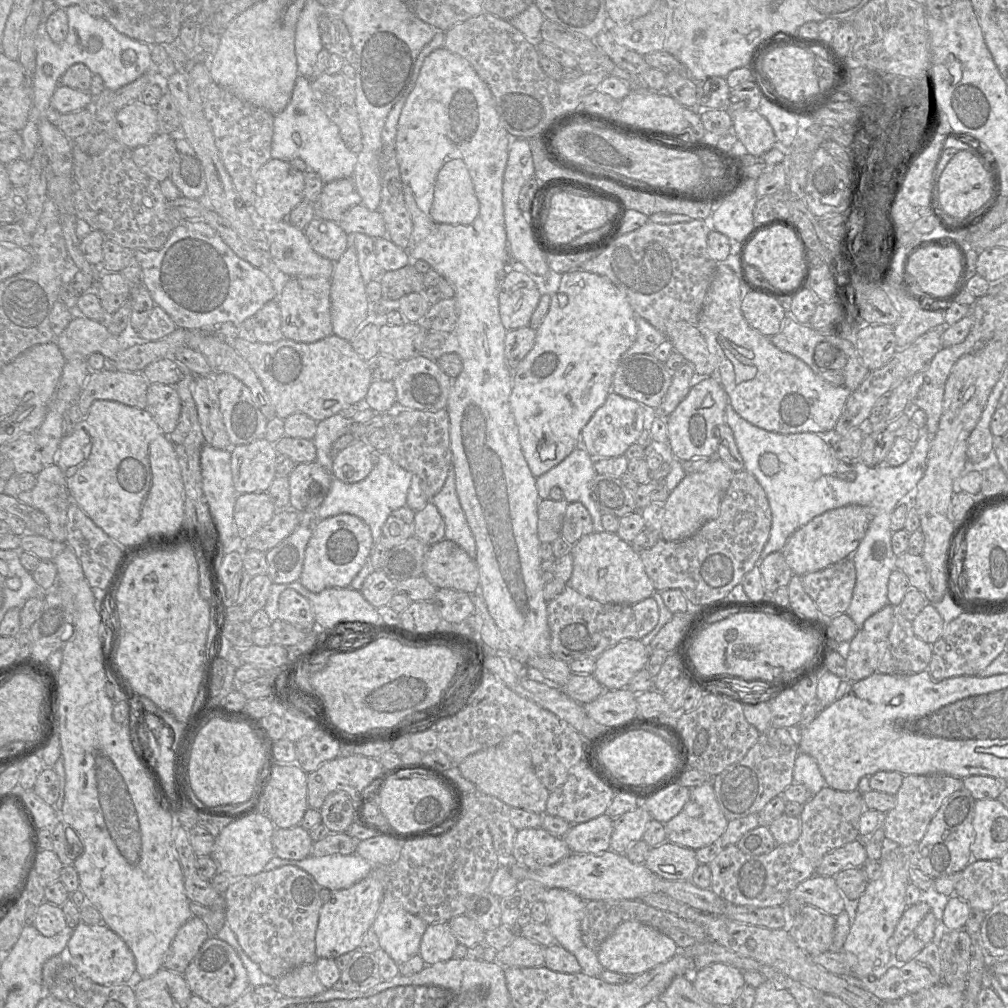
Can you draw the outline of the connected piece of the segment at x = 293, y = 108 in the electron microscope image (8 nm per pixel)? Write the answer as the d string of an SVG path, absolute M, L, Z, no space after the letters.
M298 75L292 97L286 108L274 116L274 132L271 144L271 158L290 161L302 159L309 171L316 172L324 185L334 180L353 177L357 154L344 143L339 128L318 105L311 79Z

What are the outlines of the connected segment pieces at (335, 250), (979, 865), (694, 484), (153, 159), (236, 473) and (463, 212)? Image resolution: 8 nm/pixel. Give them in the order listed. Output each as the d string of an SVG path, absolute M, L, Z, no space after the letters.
M315 217L304 233L312 249L332 262L338 261L349 246L349 235L335 221Z
M971 860L960 872L955 894L971 909L990 911L1007 896L998 860Z
M714 457L706 469L686 474L664 503L665 514L661 539L666 541L686 539L696 533L706 522L715 519L734 473L722 460Z
M157 134L148 144L133 149L132 159L137 167L160 183L169 178L172 171L175 136Z
M265 438L231 447L231 472L238 494L267 492L276 477L275 445Z
M462 159L445 162L434 183L429 217L438 224L468 225L479 214L479 201Z

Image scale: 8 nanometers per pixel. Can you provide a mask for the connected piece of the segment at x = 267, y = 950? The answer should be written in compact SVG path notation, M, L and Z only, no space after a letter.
M294 865L236 878L229 885L224 893L226 923L235 933L242 950L263 973L279 979L293 968L316 962L315 936L323 905L319 896L321 888L309 873Z

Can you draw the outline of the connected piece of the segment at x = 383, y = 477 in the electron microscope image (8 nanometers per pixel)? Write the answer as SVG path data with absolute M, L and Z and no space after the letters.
M383 452L380 454L378 463L364 480L356 483L345 483L336 478L332 479L329 492L317 508L319 521L343 513L355 515L369 526L374 547L389 515L394 510L406 506L407 493L412 477L411 472L400 467L387 452Z

